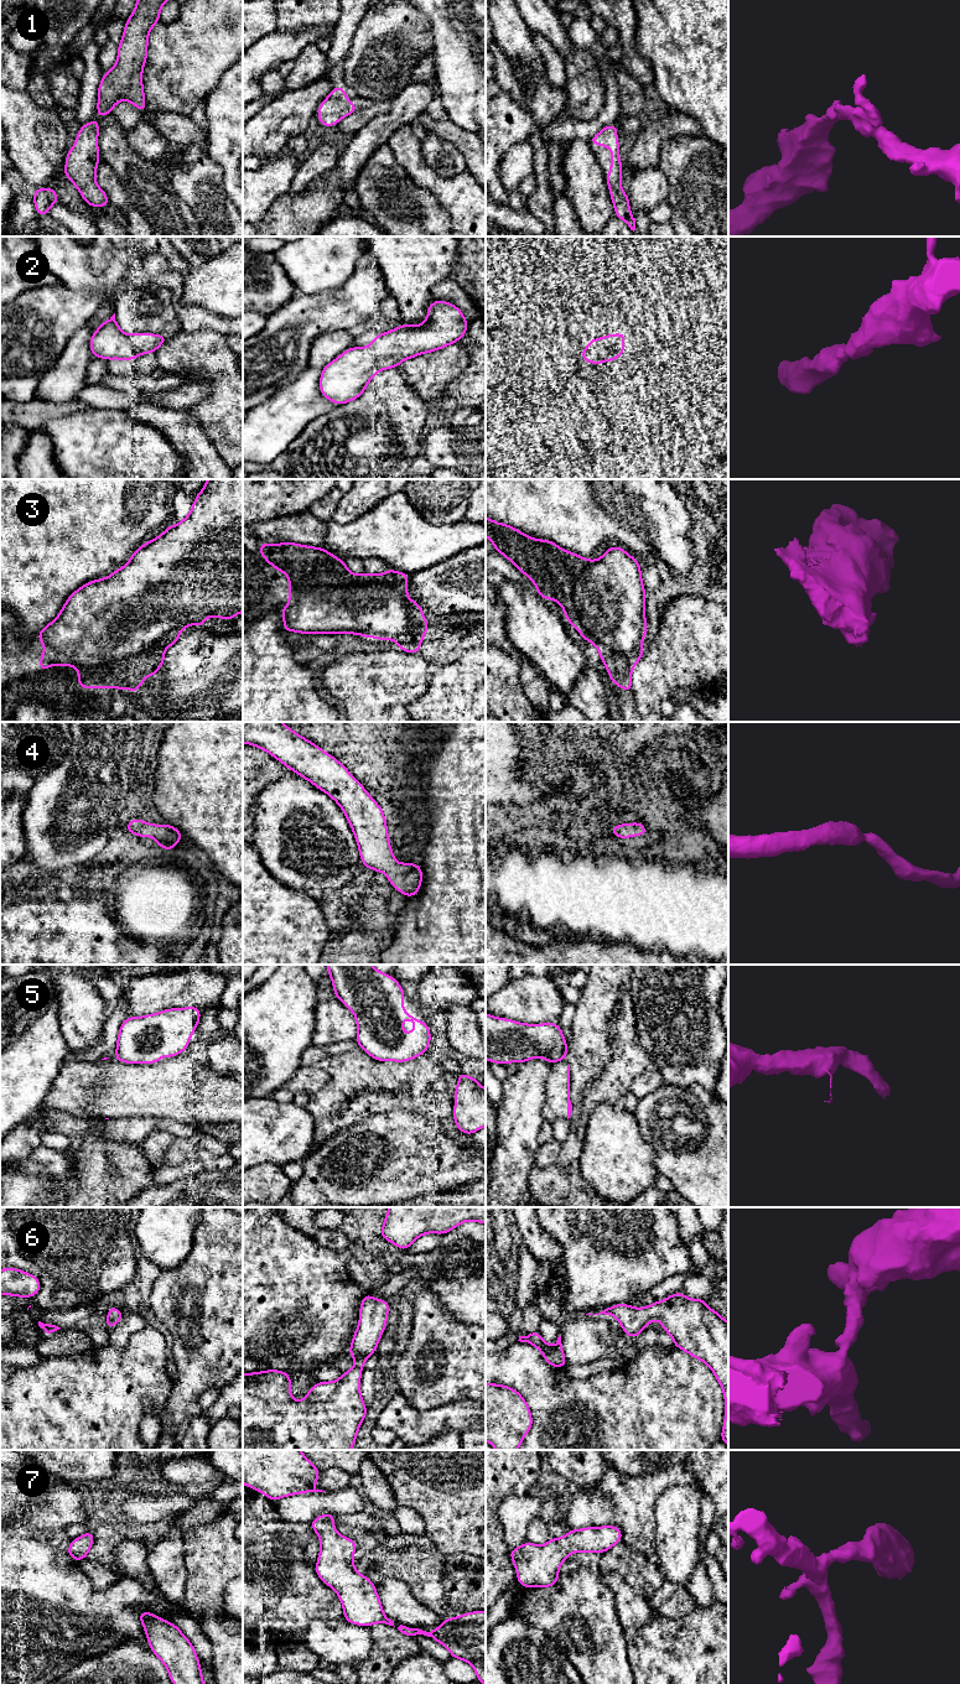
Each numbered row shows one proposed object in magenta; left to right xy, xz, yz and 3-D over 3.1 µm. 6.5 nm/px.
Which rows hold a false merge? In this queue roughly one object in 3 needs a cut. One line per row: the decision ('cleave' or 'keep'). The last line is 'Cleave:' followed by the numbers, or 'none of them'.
1: keep
2: keep
3: keep
4: keep
5: cleave
6: keep
7: keep
Cleave: 5

